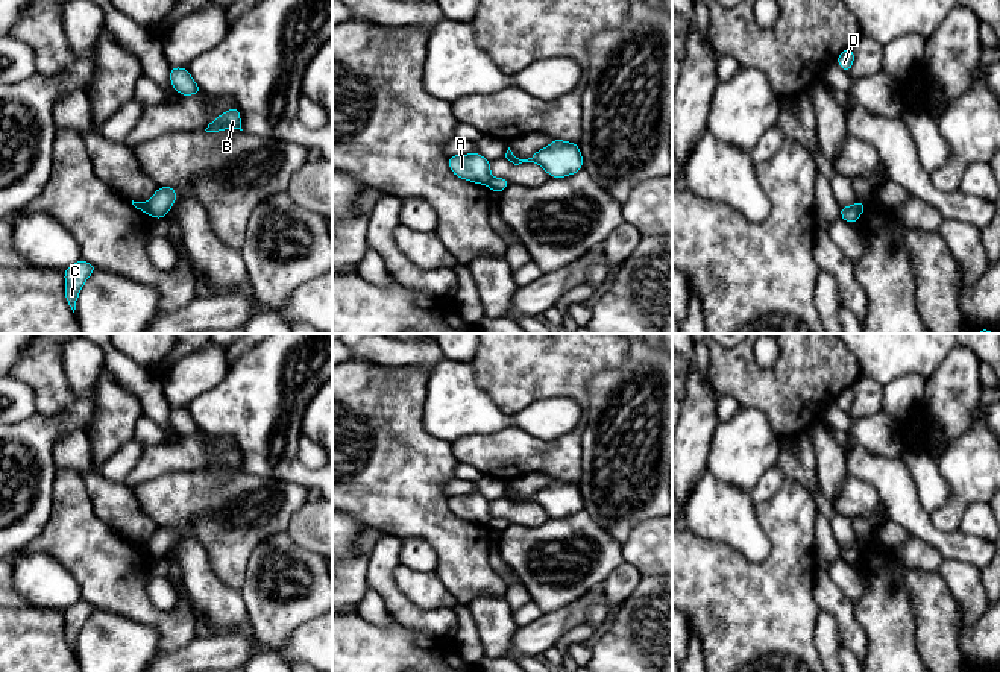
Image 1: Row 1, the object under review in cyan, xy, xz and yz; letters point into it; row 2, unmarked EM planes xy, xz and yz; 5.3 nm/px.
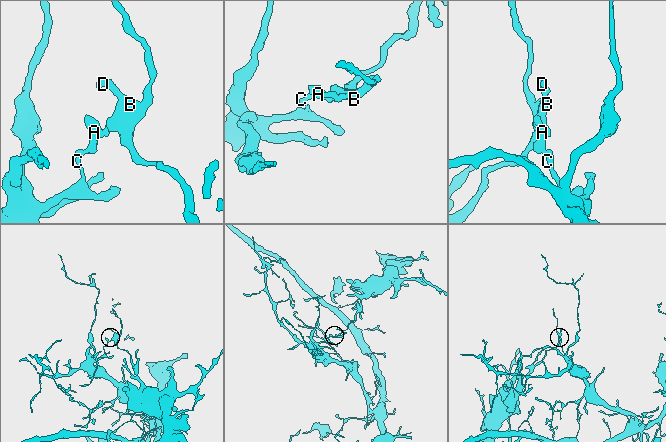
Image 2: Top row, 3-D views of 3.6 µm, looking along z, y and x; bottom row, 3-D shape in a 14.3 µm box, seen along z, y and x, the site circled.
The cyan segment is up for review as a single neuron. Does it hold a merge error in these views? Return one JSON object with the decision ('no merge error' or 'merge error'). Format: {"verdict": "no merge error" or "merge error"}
{"verdict": "merge error"}

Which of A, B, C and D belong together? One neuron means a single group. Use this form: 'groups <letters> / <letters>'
groups A C / B D

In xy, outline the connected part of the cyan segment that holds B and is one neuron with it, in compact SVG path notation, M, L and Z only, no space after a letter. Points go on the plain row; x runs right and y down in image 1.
M232 446L228 452L220 454L214 461L208 465L206 472L219 472L222 469L241 469L241 457L238 446Z

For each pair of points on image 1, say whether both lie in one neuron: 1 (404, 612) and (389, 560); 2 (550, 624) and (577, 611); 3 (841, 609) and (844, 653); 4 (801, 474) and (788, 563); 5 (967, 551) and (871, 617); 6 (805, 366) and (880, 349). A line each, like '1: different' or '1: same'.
1: same
2: different
3: different
4: different
5: different
6: different

